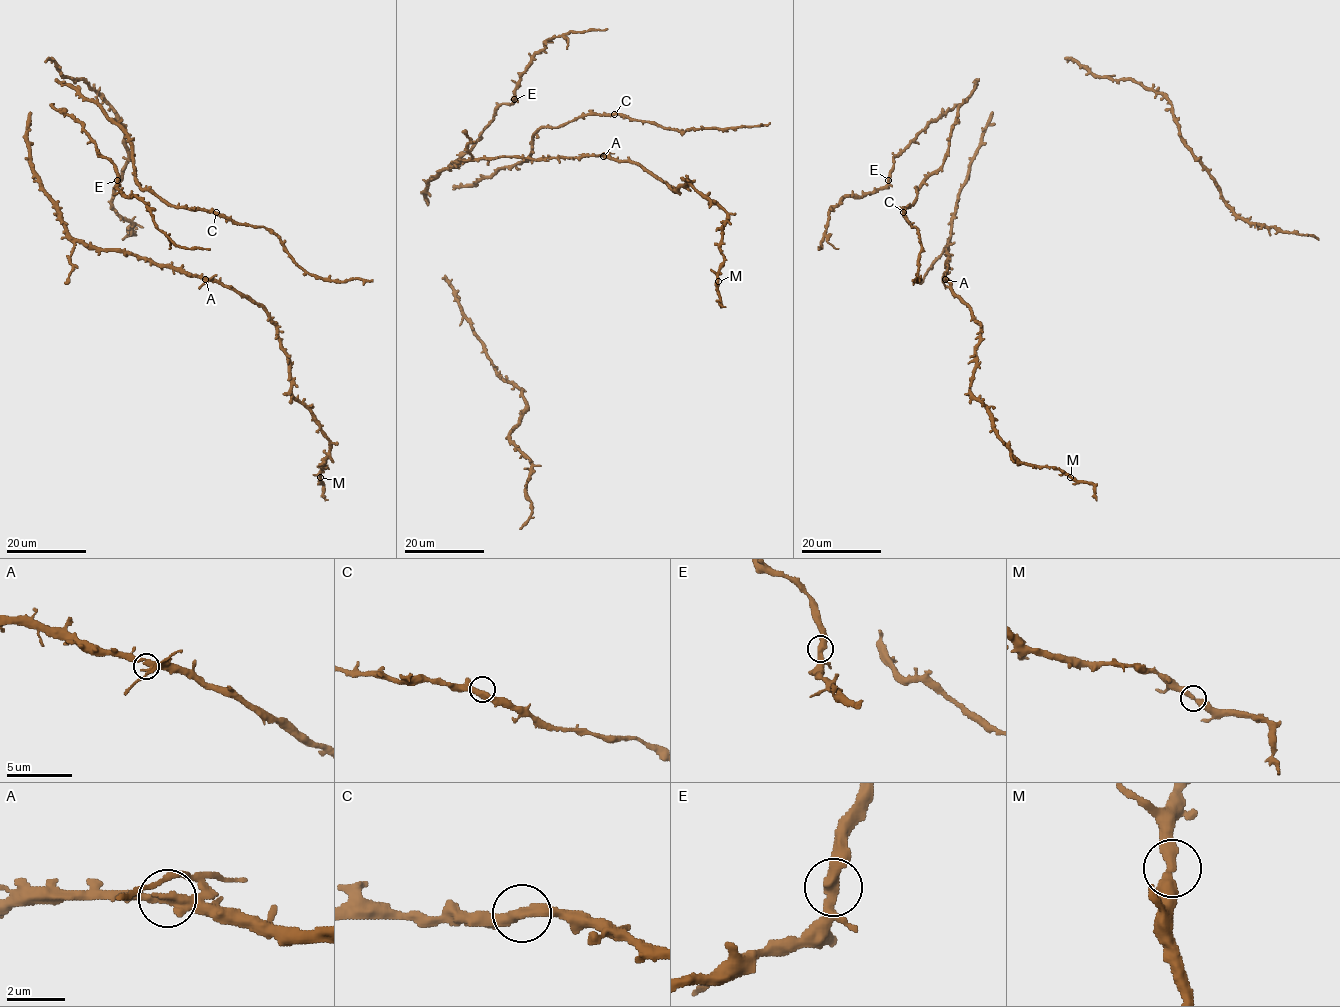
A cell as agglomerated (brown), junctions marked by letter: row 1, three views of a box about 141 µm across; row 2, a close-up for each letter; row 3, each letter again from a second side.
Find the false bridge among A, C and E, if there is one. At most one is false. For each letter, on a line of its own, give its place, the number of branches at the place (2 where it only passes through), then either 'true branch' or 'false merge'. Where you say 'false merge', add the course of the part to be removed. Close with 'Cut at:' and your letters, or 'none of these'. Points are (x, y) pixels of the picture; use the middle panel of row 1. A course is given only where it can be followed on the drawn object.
A: (603, 156) | 2 | true branch
C: (614, 114) | 2 | true branch
E: (514, 99) | 2 | true branch
Cut at: none of these

